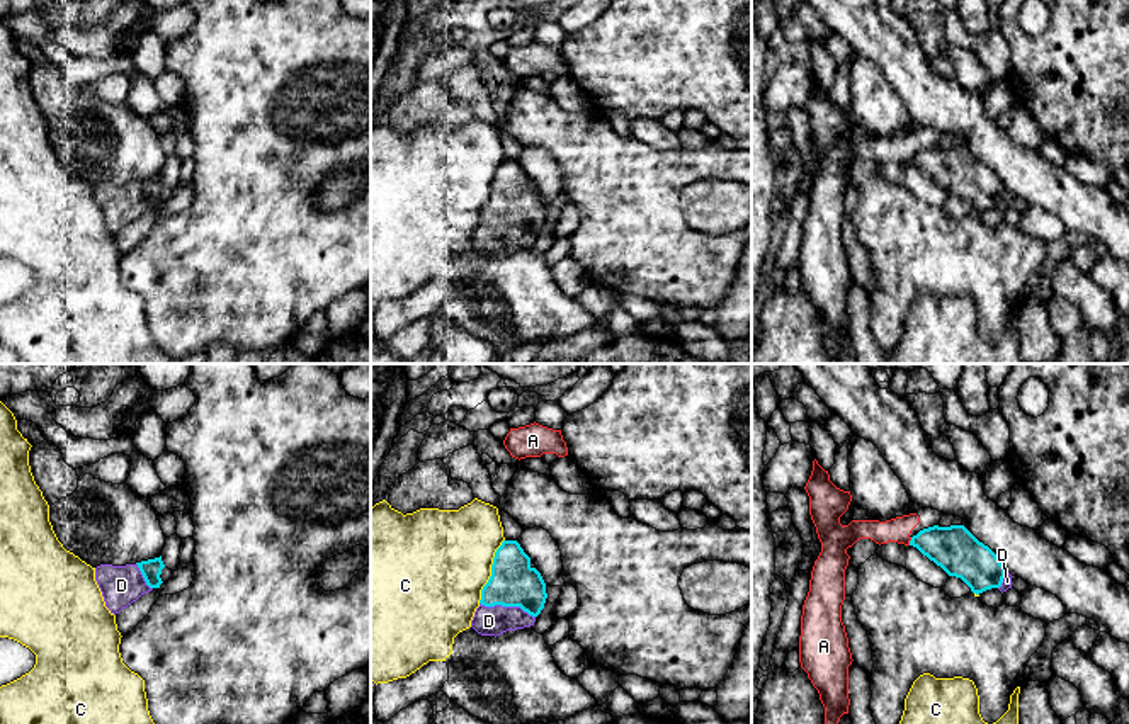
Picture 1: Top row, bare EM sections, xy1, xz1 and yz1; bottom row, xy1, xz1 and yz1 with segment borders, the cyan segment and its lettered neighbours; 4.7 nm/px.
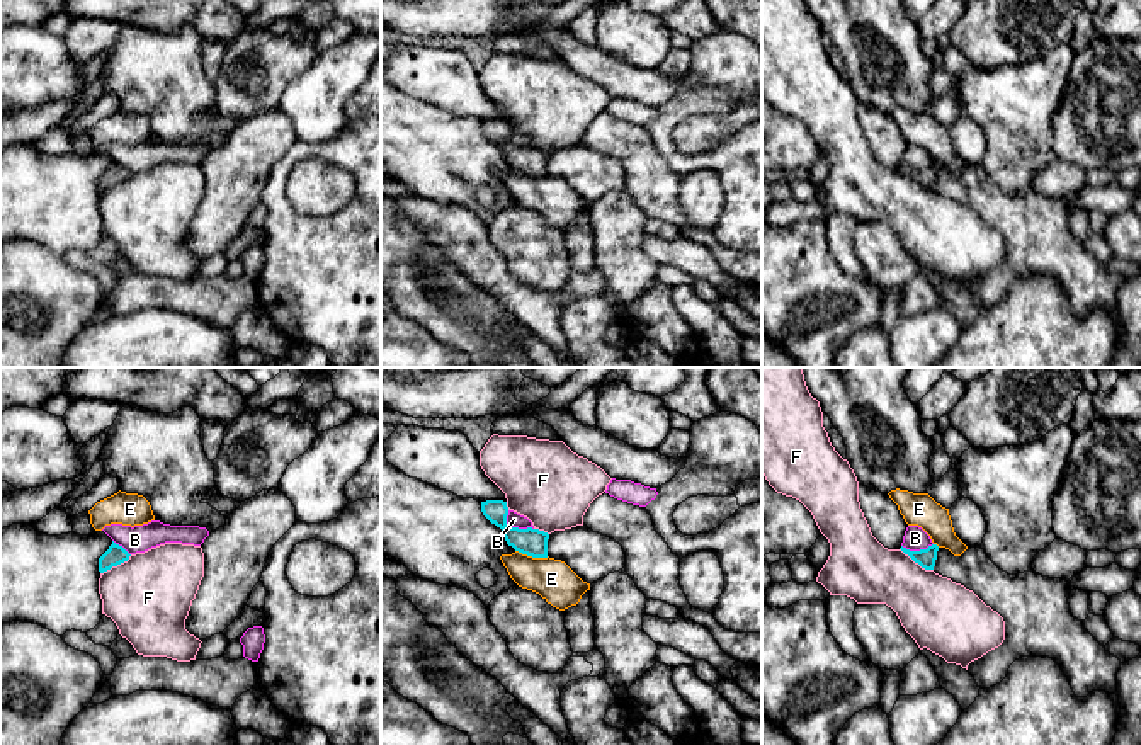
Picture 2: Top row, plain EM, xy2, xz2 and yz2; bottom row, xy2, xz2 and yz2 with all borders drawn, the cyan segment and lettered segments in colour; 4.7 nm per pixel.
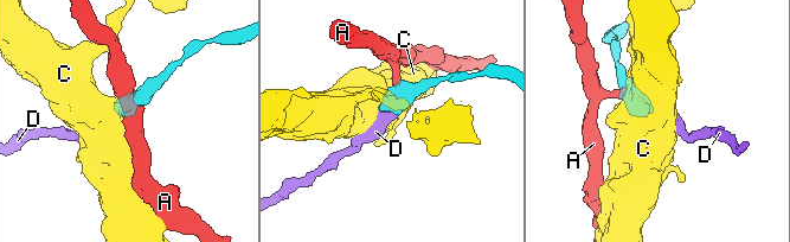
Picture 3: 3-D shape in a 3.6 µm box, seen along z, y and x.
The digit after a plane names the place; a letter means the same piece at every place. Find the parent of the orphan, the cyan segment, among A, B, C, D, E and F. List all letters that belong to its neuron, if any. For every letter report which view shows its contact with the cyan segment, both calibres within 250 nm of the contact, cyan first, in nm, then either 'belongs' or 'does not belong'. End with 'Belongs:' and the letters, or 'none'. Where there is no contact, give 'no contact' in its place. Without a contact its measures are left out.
A: meets cyan in yz1; 220 nm thick on the cyan side, 120 nm on the other; does not belong
B: meets cyan in xz2; 130 nm thick on the cyan side, 70 nm on the other; does not belong
C: meets cyan in xz1; 220 nm thick on the cyan side, 480 nm on the other; does not belong
D: meets cyan in xz1; 220 nm thick on the cyan side, 140 nm on the other; belongs
E: meets cyan in xz2; 130 nm thick on the cyan side, 190 nm on the other; does not belong
F: meets cyan in yz2; 90 nm thick on the cyan side, 320 nm on the other; does not belong
Belongs: D

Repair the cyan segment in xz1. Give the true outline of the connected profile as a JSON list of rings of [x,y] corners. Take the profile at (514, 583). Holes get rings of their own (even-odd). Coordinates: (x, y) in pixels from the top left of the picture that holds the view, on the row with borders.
[[[517,540],[496,549],[491,576],[481,590],[471,627],[481,636],[530,627],[544,608],[547,593],[541,573]]]

